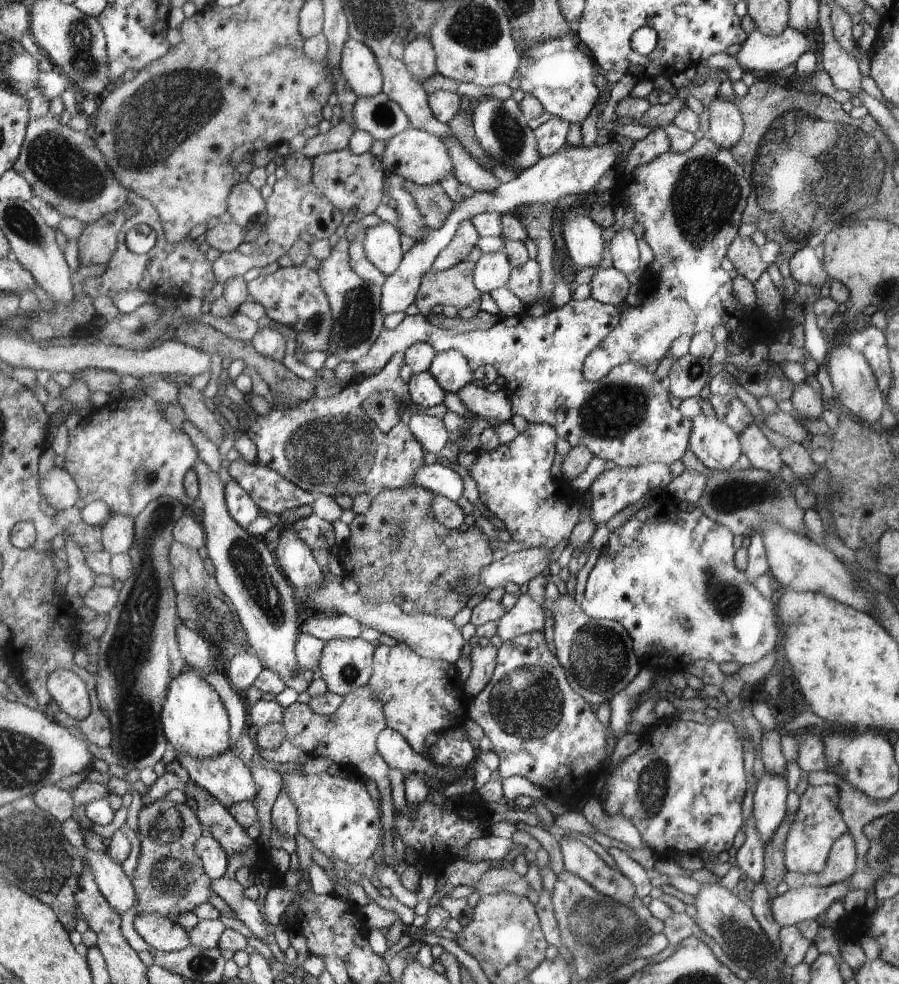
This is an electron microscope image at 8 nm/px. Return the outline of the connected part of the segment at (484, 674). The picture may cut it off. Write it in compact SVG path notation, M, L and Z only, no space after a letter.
M490 643L487 646L474 646L469 654L471 660L471 674L464 686L468 694L475 697L490 682L493 670L496 668L497 648Z

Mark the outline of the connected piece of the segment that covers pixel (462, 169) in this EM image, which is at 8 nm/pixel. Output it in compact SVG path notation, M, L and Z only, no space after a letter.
M454 134L442 138L453 158L454 176L460 183L473 188L475 192L494 190L500 183L497 178L486 170L455 138Z

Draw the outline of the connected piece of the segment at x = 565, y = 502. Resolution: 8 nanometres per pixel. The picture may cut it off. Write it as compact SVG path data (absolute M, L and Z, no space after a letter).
M528 423L526 430L512 442L498 445L493 451L477 452L476 464L468 468L479 490L479 501L496 518L504 522L511 540L532 547L558 546L568 538L580 520L583 496L566 488L561 493L558 484L550 476L554 460L555 427L546 423Z

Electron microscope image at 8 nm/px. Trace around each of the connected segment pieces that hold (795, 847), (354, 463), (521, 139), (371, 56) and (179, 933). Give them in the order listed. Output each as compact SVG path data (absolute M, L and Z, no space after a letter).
M808 785L806 791L799 796L798 810L792 817L787 839L785 840L785 867L787 872L795 873L821 873L826 868L828 853L832 843L843 834L849 832L847 821L839 811L839 787L836 785Z
M399 352L392 356L378 374L356 379L333 396L300 401L297 405L284 410L272 405L270 401L270 412L257 415L252 420L248 418L248 429L245 432L256 445L257 462L278 471L278 474L302 490L314 491L317 494L331 497L341 494L355 497L362 492L371 494L384 489L412 486L411 480L415 477L416 470L424 465L426 451L423 445L412 434L410 426L404 425L401 421L384 433L376 422L370 420L364 409L364 400L370 395L390 391L394 393L400 413L404 414L404 410L412 405L408 385L400 378L400 369L404 364L405 354Z
M512 96L506 100L499 100L496 97L481 100L473 109L471 119L475 135L485 151L492 158L511 166L517 174L540 160L534 130L528 127L529 119L520 110L519 103Z
M349 38L344 43L341 69L347 86L358 97L373 97L383 89L383 73L375 53L358 40Z
M144 913L137 916L134 928L157 951L179 951L191 944L188 933L179 923L173 923L160 914Z

